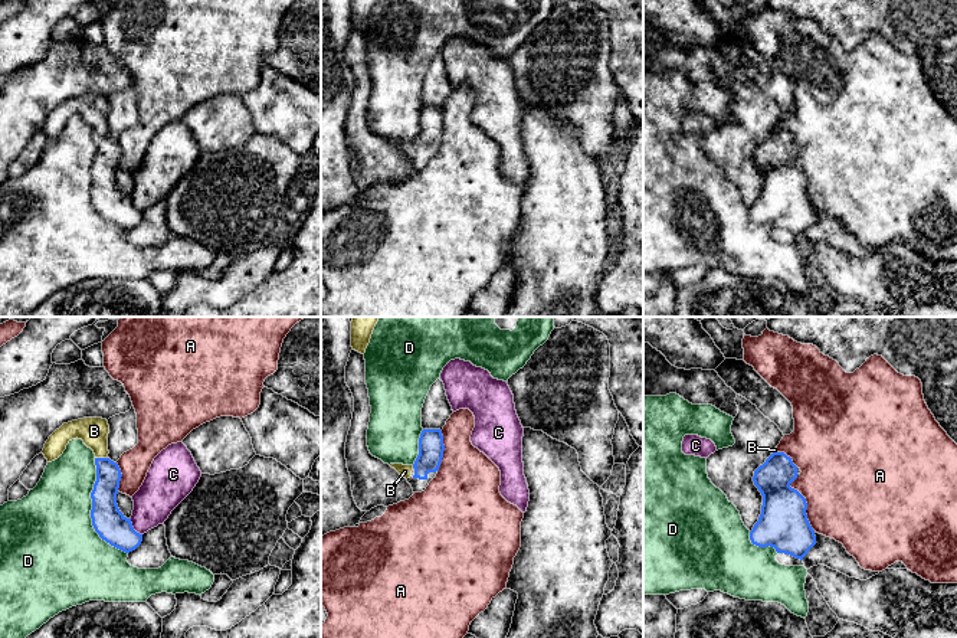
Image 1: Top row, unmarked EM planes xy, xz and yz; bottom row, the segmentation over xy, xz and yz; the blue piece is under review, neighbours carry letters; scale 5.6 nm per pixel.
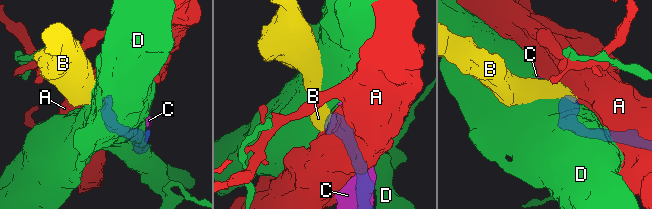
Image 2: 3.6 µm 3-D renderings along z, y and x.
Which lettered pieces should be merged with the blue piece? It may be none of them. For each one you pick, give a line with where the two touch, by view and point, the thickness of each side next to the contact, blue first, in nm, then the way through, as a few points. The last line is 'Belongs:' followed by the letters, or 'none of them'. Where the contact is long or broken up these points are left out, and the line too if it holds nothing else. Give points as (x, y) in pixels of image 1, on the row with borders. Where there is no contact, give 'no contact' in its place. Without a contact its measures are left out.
B: meets blue in xy at (101, 458); 140 nm thick on the blue side, 160 nm on the other; runs through xy (104, 496), (101, 458), (101, 450), (94, 431)
Belongs: B

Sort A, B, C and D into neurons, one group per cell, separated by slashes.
A / B / C / D

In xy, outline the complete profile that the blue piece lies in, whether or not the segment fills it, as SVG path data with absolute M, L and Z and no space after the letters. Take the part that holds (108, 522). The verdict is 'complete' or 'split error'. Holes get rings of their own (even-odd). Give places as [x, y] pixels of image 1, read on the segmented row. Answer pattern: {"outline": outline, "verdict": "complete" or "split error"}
{"outline": "M83 418L72 421L63 423L49 436L42 454L47 462L52 462L76 438L82 439L94 451L96 481L91 493L92 526L102 540L130 553L141 544L142 534L134 530L131 518L127 518L118 508L117 494L122 474L118 464L108 458L108 433L109 425L106 419Z", "verdict": "split error"}

